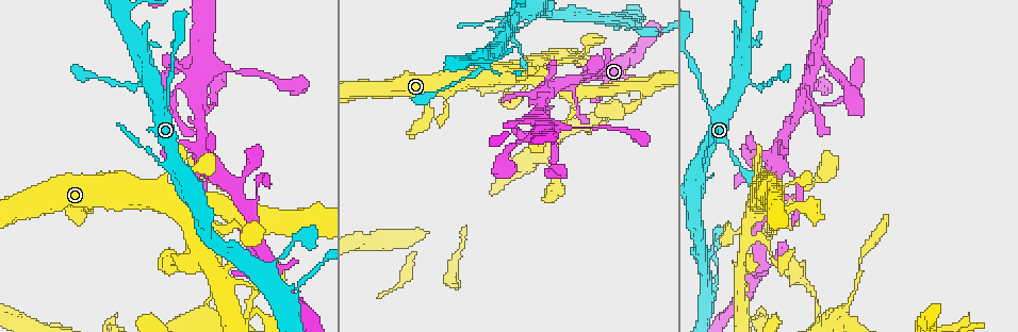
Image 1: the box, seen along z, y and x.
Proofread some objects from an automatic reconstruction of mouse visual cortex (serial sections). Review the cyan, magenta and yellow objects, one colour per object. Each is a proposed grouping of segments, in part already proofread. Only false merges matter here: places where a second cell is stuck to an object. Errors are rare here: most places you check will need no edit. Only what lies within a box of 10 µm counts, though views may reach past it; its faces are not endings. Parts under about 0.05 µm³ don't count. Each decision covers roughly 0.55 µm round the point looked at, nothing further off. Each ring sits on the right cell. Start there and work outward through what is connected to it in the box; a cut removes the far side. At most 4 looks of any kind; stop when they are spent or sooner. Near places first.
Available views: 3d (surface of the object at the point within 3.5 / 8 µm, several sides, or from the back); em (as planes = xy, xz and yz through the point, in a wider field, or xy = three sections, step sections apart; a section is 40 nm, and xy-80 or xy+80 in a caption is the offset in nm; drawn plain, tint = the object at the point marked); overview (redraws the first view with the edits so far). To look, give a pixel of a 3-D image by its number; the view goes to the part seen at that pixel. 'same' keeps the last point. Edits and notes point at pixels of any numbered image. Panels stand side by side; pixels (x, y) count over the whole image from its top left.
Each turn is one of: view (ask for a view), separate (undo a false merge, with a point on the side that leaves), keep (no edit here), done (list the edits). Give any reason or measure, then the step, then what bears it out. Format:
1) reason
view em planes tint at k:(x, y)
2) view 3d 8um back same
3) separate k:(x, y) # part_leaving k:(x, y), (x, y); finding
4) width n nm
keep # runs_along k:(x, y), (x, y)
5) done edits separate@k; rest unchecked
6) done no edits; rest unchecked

sharp bend
view 3d 3.5um at 1:(741, 260)

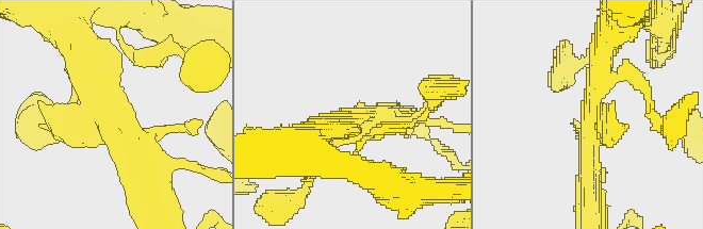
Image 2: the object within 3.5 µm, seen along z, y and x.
view em xy step 5 tint at 2:(349, 115)

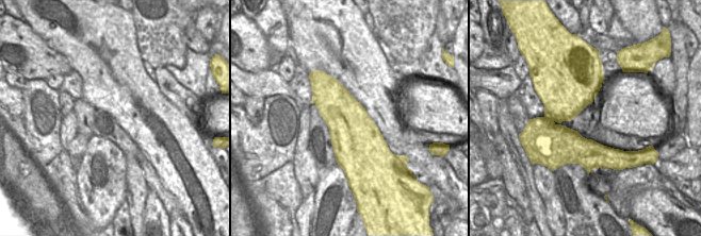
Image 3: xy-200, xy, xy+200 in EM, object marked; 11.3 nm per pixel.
keep # runs_along 2:(82, 60), (144, 184); all the same cell

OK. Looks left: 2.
view 3d 8um at 1:(169, 101)

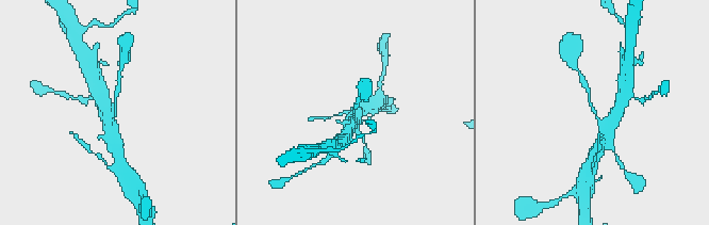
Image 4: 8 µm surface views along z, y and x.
arm_widths 150, 400 nm
view em planes tint same

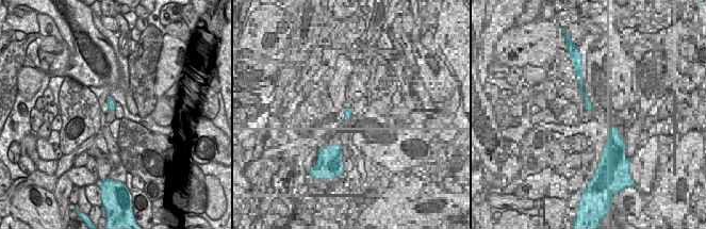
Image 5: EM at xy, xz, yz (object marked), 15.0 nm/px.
width 130 nm
keep # runs_along 4:(607, 138), (583, 81); continuous, no second cell

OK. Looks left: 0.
done no edits; rest unchecked

